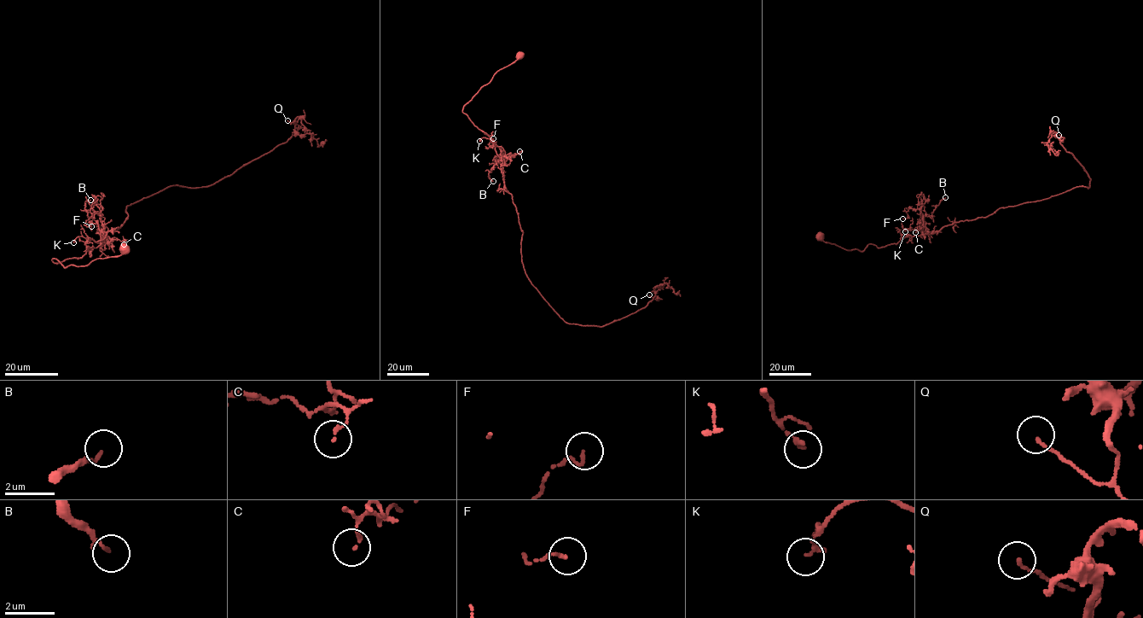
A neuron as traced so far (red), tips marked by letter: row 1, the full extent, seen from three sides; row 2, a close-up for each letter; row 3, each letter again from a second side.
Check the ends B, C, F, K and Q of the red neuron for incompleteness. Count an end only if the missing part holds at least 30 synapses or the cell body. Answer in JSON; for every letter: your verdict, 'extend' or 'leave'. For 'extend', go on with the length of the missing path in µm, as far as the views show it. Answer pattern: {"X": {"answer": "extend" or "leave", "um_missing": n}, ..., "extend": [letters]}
{"B": {"answer": "leave"}, "C": {"answer": "leave"}, "F": {"answer": "leave"}, "K": {"answer": "extend", "um_missing": 20}, "Q": {"answer": "leave"}, "extend": ["K"]}

